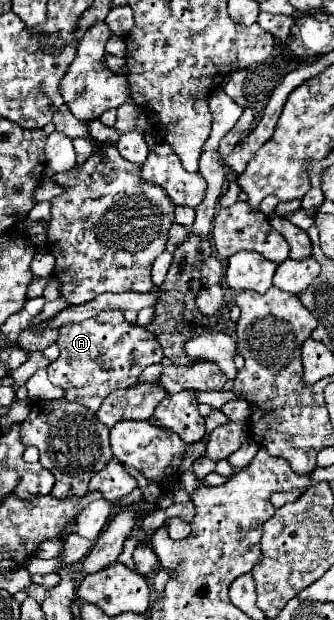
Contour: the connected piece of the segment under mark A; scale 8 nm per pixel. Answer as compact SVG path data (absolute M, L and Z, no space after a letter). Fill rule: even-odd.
M104 311L82 323L60 327L56 345L60 347L60 357L48 365L48 379L64 391L66 401L80 403L90 413L100 409L108 393L136 385L140 373L164 357L156 337L146 327L128 323L122 311Z

